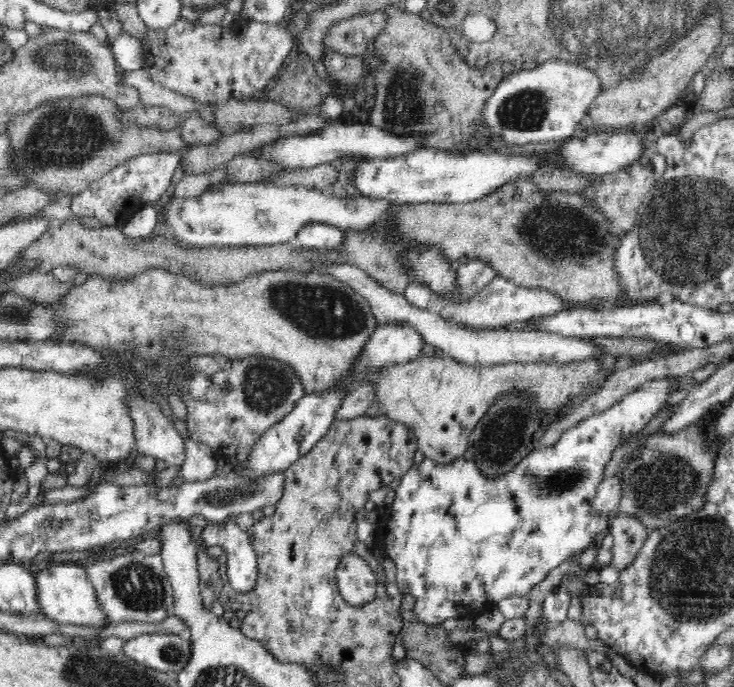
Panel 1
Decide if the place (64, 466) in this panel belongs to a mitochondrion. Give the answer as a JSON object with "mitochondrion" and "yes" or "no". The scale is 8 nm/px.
{"mitochondrion":"no"}

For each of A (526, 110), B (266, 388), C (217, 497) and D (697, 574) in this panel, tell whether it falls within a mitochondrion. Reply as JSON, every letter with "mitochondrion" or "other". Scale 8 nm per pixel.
{"A":"mitochondrion","B":"mitochondrion","C":"mitochondrion","D":"mitochondrion"}

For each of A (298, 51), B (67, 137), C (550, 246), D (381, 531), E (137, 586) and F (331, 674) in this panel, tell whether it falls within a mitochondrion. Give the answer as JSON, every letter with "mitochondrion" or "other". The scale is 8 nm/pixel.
{"A":"other","B":"mitochondrion","C":"mitochondrion","D":"other","E":"mitochondrion","F":"mitochondrion"}

